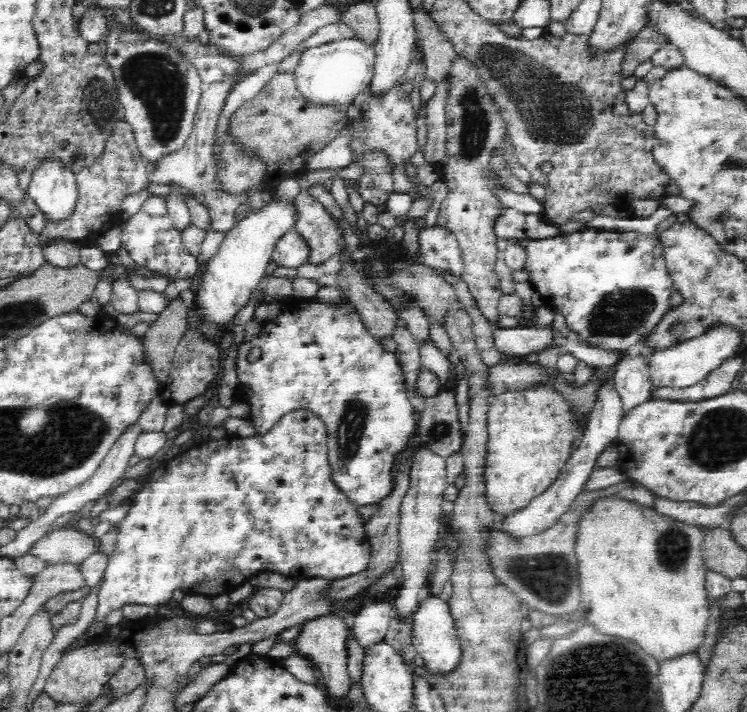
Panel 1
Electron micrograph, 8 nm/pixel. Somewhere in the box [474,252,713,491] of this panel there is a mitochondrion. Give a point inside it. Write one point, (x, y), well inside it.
(618, 314)

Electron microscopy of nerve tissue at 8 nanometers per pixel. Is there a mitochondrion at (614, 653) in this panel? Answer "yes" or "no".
yes

